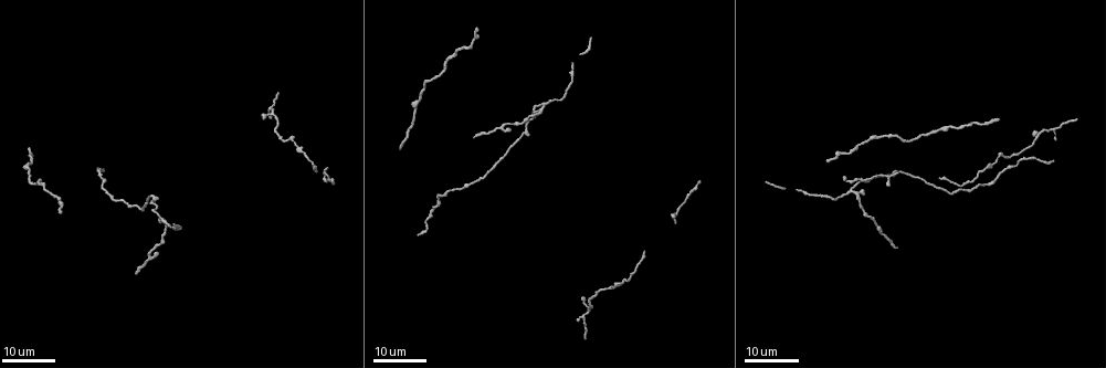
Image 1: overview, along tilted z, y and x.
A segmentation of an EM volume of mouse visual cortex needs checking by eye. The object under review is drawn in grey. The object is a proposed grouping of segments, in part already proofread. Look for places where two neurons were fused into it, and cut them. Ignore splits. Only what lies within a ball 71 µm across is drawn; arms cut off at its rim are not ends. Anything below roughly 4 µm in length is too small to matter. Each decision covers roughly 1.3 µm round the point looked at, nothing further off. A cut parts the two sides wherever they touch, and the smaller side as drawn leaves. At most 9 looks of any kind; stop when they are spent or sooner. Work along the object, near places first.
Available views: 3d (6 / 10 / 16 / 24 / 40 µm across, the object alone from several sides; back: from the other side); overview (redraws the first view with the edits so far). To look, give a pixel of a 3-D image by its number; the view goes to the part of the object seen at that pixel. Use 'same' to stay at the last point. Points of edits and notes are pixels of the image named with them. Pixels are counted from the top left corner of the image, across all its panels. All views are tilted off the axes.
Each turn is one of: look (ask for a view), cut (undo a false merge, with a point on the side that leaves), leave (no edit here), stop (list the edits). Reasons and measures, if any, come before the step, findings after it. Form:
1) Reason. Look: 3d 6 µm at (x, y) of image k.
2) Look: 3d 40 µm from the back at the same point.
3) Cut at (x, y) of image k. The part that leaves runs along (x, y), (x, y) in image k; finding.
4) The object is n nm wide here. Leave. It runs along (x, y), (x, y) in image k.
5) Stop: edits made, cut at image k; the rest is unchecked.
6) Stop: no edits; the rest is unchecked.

Look: 3d 16 µm at (961, 189) of image 1.

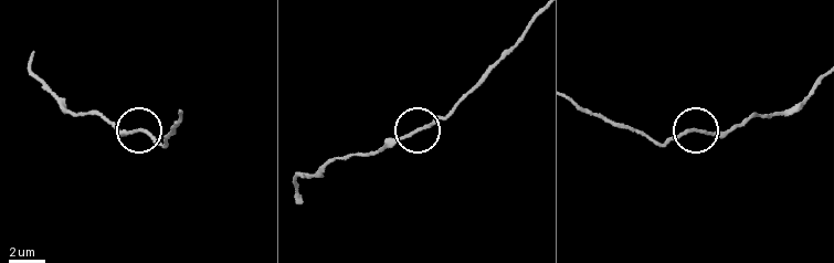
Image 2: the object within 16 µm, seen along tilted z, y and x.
Closer look. Look: 3d 10 µm at (700, 133) of image 2.

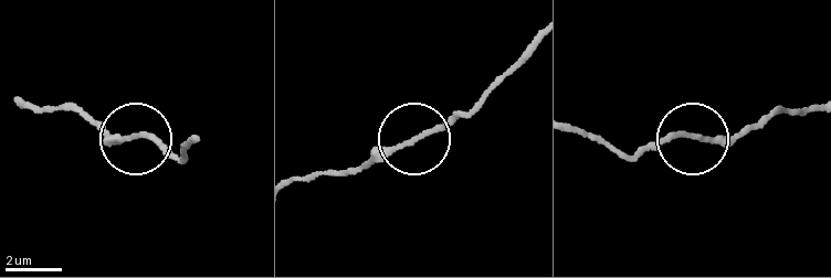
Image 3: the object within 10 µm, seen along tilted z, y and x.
Leave. It runs along (419, 140), (479, 99) in image 3; continuous, no second neuron.

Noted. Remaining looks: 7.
A fork. Look: 3d 16 µm at (163, 220) of image 1.

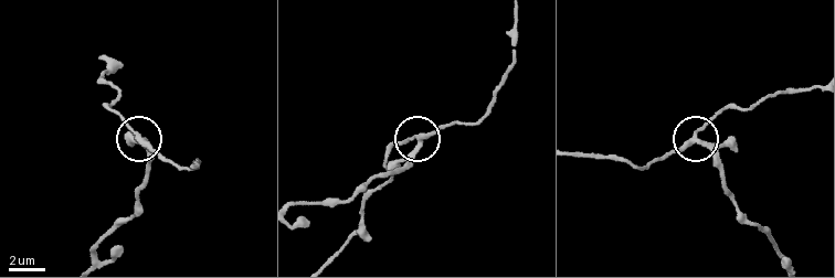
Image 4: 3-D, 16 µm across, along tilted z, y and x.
Closer look. Look: 3d 6 µm at (144, 140) of image 4.

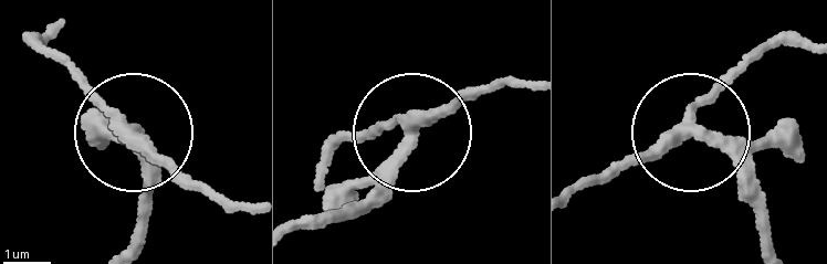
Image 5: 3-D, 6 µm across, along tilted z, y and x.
Look: 3d 6 µm from the back at (414, 125) of image 5.

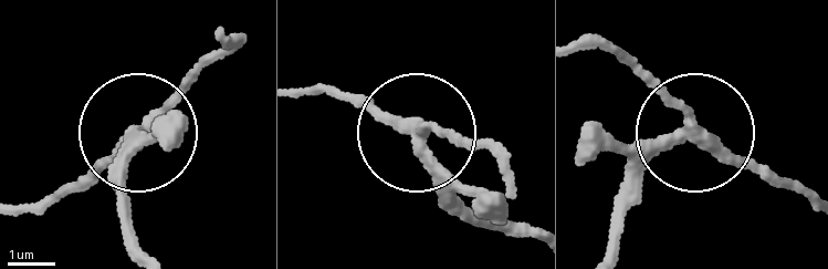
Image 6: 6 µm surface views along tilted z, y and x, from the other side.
The object is 270 nm wide here. Cut at (470, 187) of image 6. The part that leaves runs along (421, 142), (442, 192), (524, 233) in image 6; two neurons meet here.

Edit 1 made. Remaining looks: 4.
Look: overview.

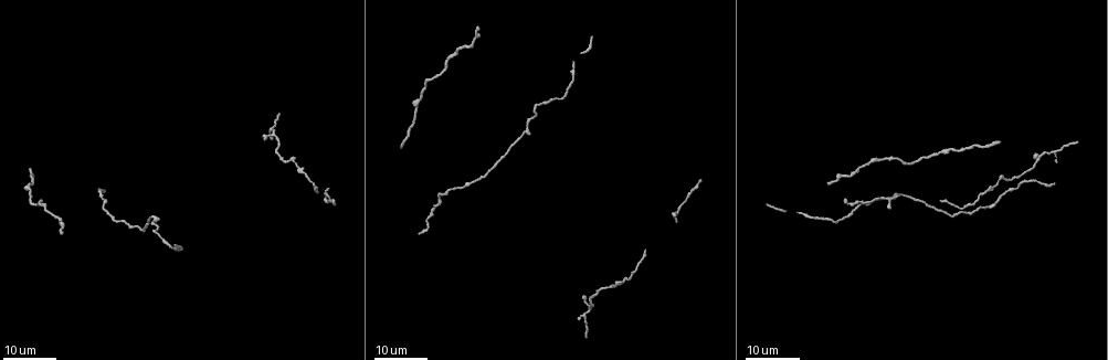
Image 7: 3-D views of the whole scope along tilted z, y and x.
Sudden change in width. Look: 3d 16 µm at (525, 127) of image 7.

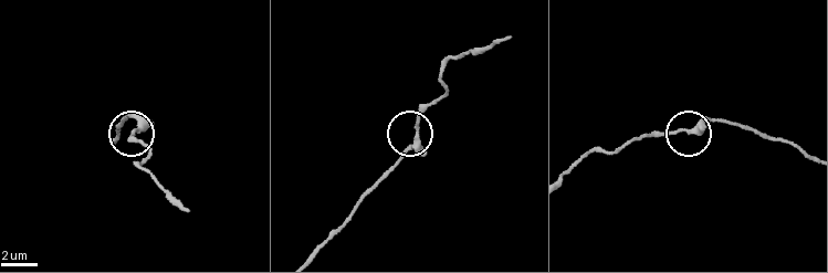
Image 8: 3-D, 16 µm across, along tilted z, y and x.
Zoom in. Look: 3d 6 µm at (135, 128) of image 8.

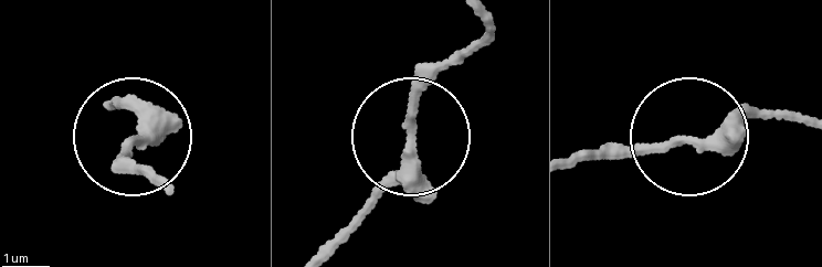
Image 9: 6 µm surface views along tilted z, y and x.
Leave. It runs along (317, 249), (401, 171), (417, 107), (457, 57) in image 9; all the same neuron.

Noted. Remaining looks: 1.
Stop: edits made, cut at image 6; the rest is unchecked.

